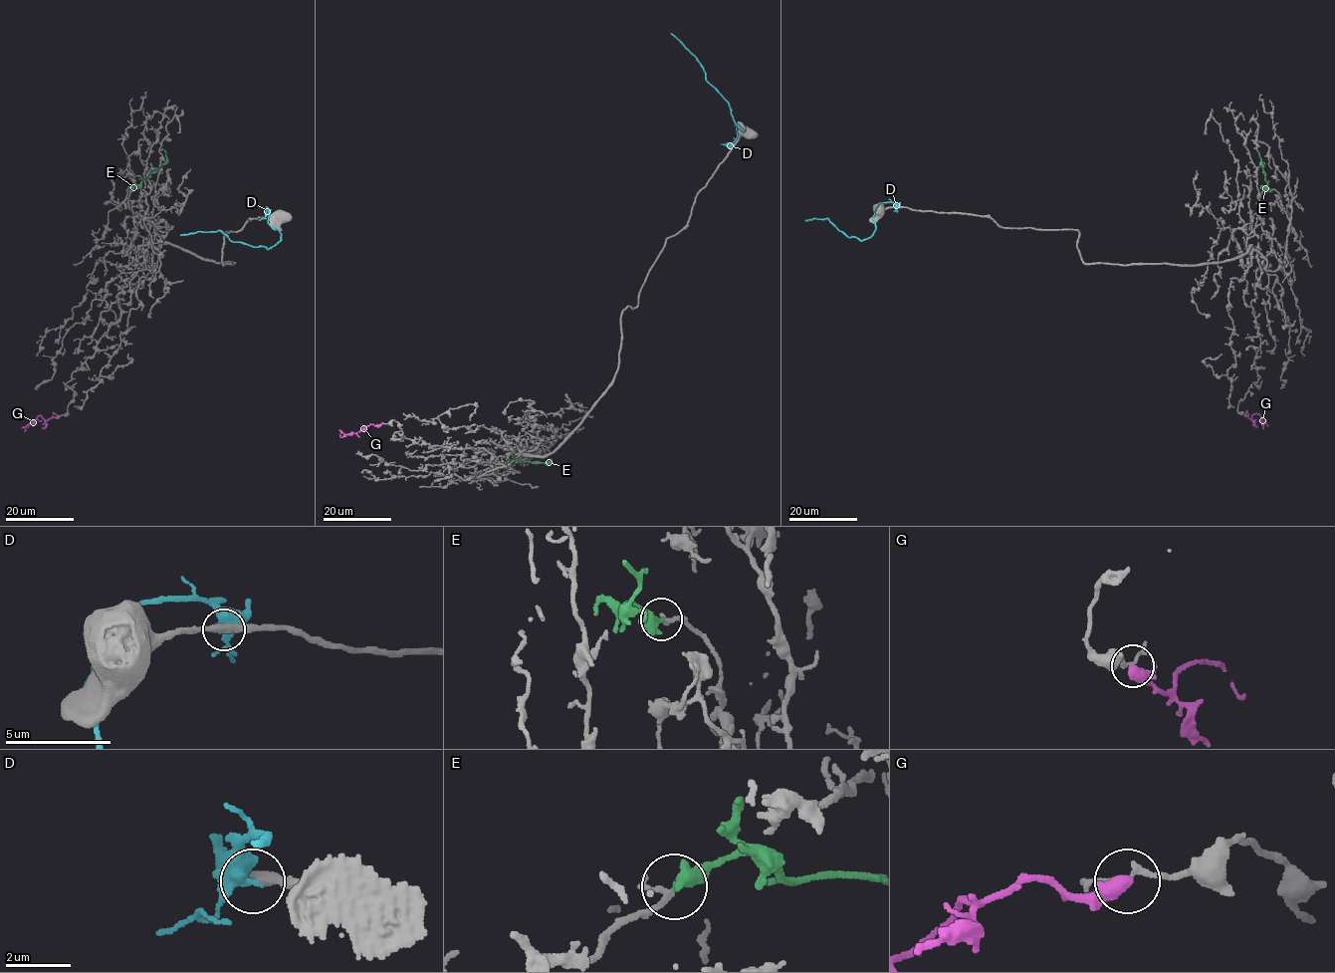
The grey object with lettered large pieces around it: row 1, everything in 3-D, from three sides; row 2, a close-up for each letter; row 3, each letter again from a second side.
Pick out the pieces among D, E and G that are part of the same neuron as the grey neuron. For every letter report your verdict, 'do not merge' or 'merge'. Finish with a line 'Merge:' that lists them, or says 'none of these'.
D: do not merge
E: merge
G: do not merge
Merge: E

